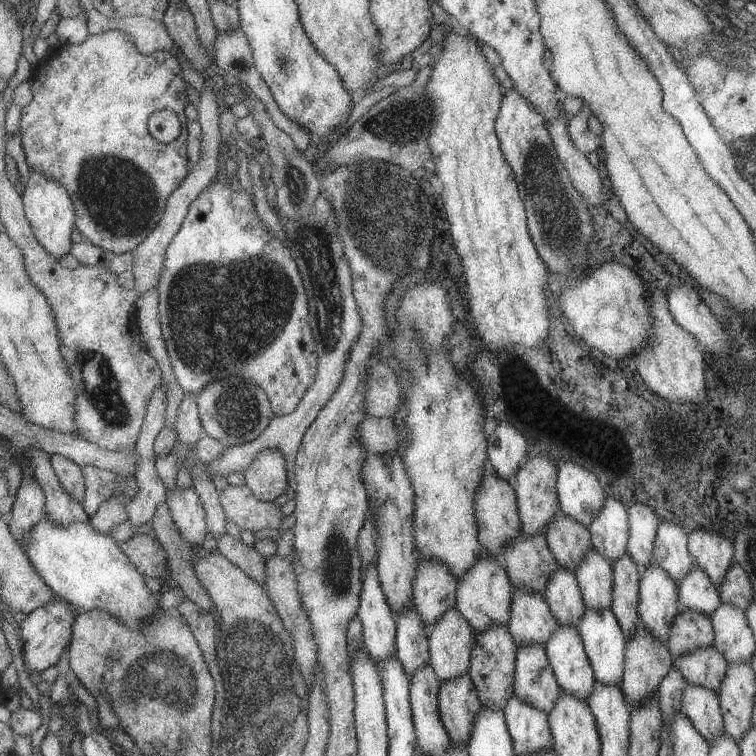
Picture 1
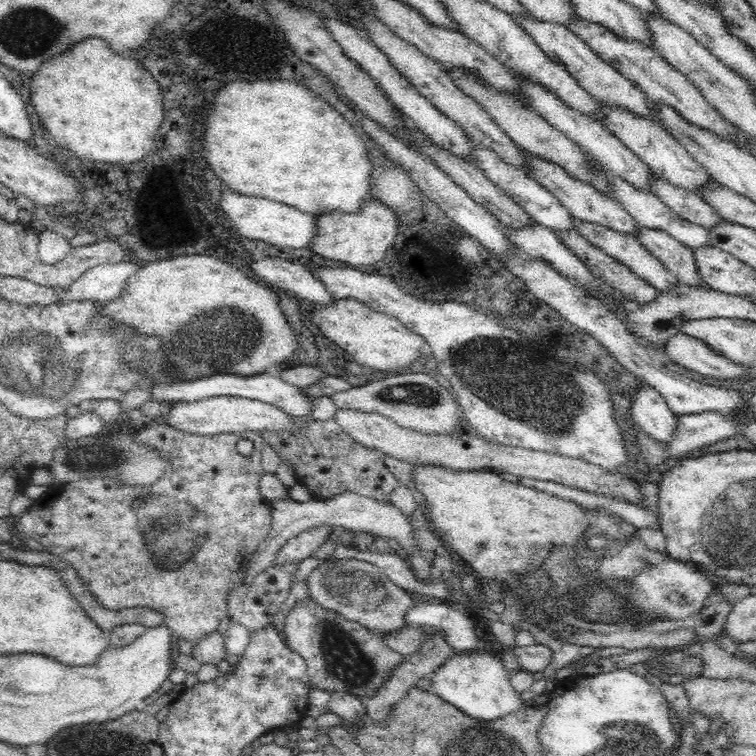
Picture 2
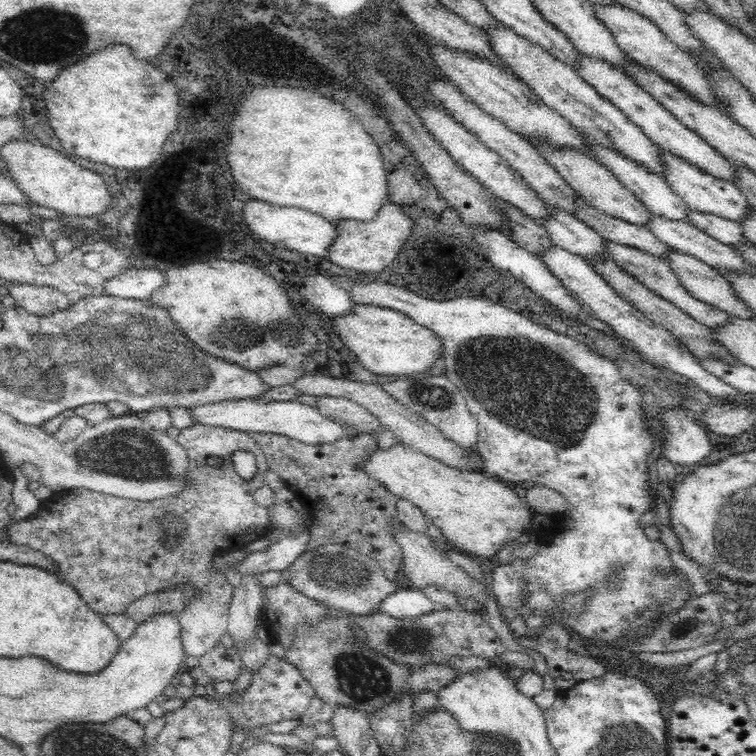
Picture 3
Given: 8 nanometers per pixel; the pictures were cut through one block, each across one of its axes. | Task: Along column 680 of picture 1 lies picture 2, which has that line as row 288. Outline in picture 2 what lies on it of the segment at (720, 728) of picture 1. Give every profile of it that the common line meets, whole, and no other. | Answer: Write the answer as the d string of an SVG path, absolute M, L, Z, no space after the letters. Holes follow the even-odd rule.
M641 227L639 231L640 234L636 237L637 240L658 258L672 274L674 274L678 279L678 283L686 285L687 287L706 287L706 289L712 289L709 288L709 286L705 286L704 281L698 272L695 256L691 248L681 244L678 240L675 240L672 236L662 230Z

